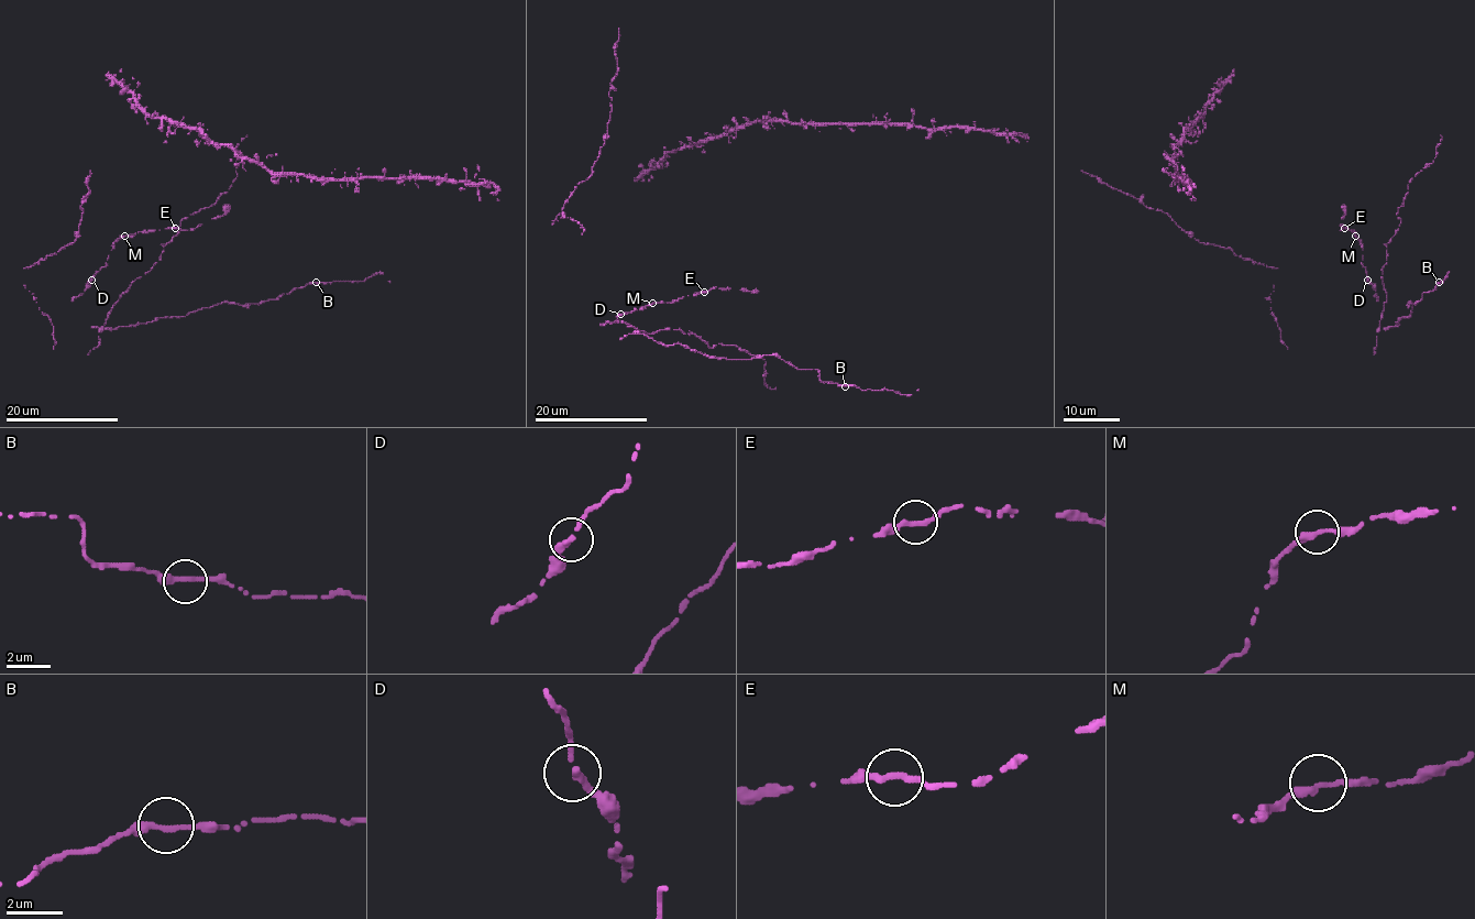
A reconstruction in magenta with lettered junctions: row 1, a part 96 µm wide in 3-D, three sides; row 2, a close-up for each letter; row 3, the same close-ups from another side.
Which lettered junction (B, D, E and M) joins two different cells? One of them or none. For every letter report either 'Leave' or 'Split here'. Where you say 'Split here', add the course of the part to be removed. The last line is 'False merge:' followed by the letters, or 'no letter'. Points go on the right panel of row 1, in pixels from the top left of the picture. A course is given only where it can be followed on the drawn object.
B: Leave
D: Leave
E: Leave
M: Leave
False merge: no letter

